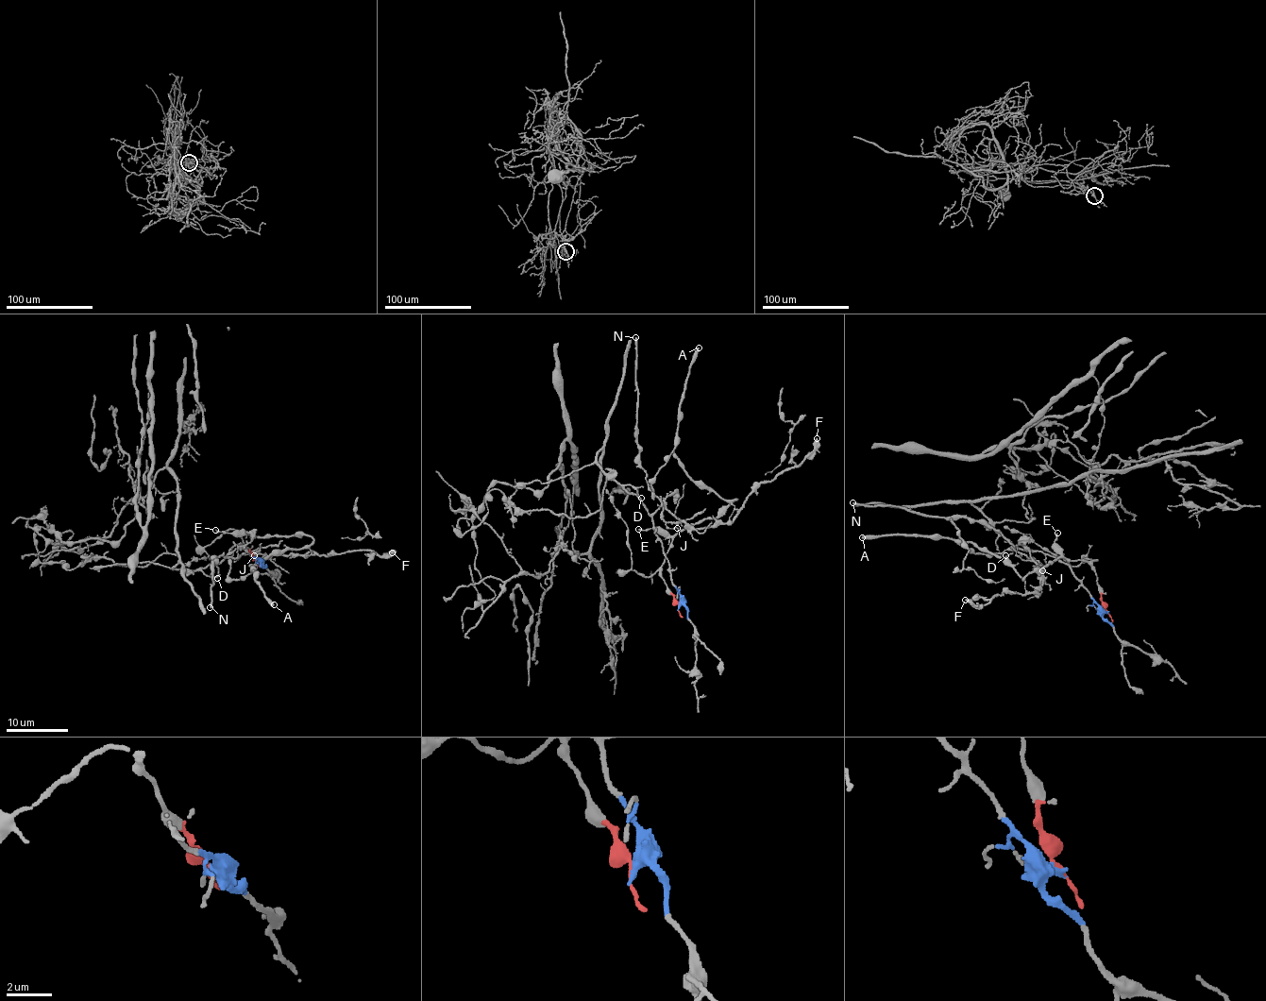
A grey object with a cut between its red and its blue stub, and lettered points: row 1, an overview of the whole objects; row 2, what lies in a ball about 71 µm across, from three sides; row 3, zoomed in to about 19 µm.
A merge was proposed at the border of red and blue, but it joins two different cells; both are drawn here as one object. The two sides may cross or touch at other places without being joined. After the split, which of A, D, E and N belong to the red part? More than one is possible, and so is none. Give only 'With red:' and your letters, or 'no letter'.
With red: A, E, N

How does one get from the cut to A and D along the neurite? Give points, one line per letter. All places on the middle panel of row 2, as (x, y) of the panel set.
A: (678, 605), (660, 568), (674, 536), (716, 518), (735, 500), (702, 488), (674, 451), (679, 405), (700, 348)
D: (678, 605), (680, 594), (672, 584), (667, 560), (654, 530), (652, 515), (640, 499)

